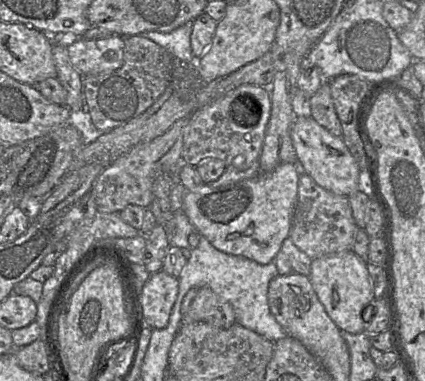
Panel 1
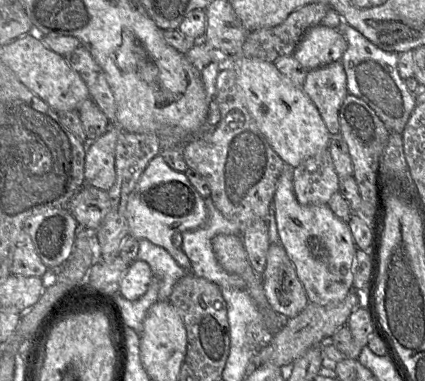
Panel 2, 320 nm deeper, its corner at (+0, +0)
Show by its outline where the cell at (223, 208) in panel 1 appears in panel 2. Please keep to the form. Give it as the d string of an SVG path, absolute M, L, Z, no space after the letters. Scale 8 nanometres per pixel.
M158 154L147 165L137 185L128 197L126 206L129 235L146 239L164 248L187 273L191 263L181 248L172 243L176 232L184 232L202 226L207 219L205 200L192 186L184 173L171 169Z

